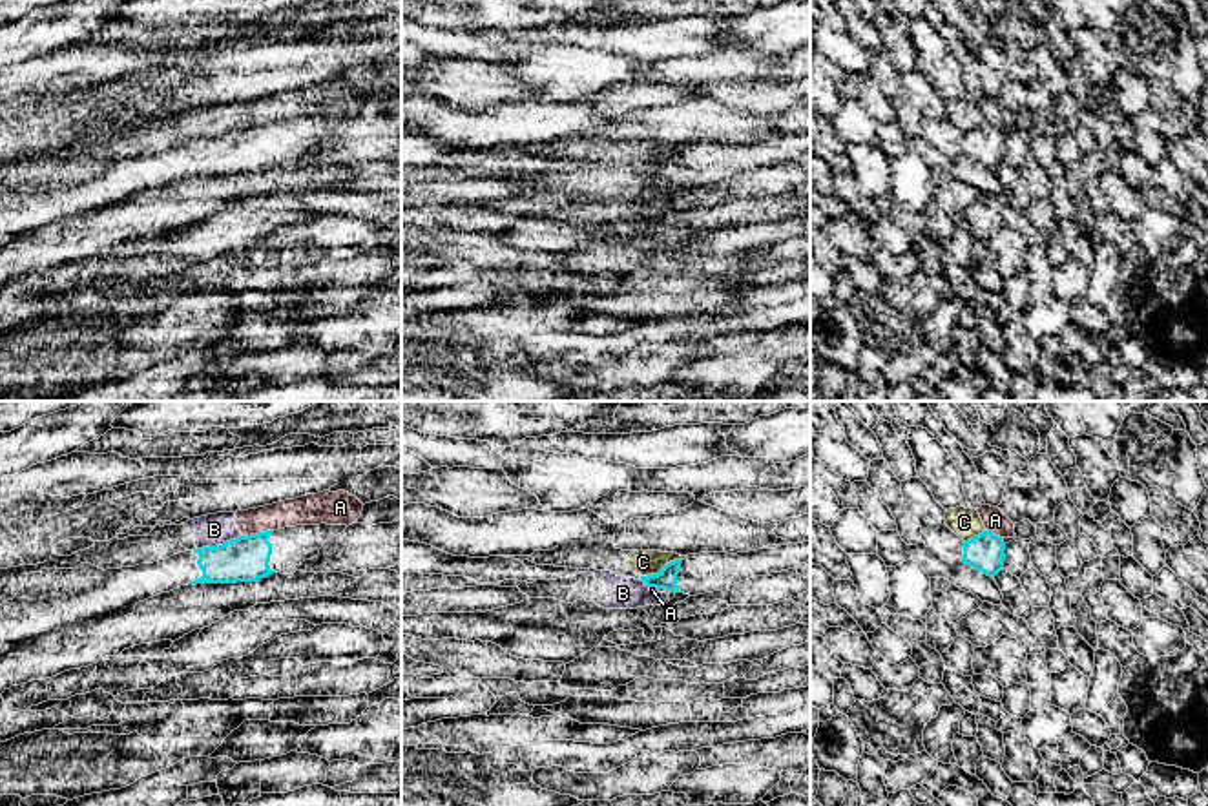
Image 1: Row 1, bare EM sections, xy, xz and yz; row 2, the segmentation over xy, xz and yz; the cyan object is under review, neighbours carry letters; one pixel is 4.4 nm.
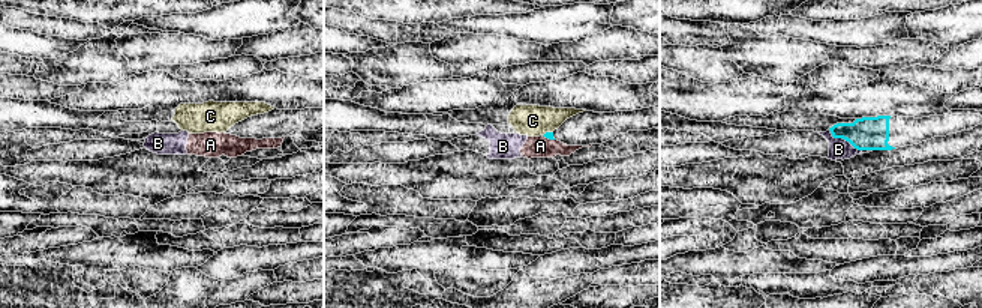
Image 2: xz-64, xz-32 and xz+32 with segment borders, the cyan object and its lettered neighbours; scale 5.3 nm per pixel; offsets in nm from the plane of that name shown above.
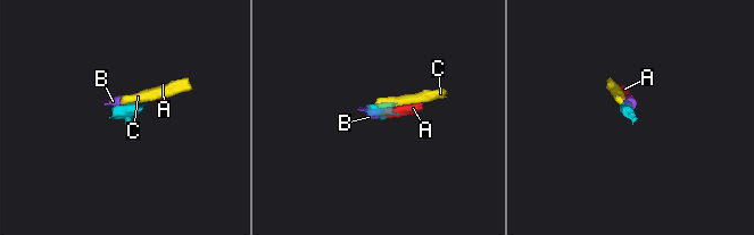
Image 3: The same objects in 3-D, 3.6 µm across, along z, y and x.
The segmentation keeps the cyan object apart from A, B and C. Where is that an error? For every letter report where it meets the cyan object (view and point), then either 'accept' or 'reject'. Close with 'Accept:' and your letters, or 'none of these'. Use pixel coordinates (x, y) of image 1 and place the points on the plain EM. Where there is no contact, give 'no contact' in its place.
A: contact xy (260, 124); reject
B: contact xy (219, 137); reject
C: contact xz (663, 159); reject
Accept: none of these

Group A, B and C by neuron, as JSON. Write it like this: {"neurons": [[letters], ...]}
{"neurons": [["A", "B"], ["C"]]}

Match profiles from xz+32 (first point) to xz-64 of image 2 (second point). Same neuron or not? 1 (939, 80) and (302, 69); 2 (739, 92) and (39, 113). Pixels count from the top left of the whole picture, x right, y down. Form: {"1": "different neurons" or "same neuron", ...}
{"1": "same neuron", "2": "different neurons"}

